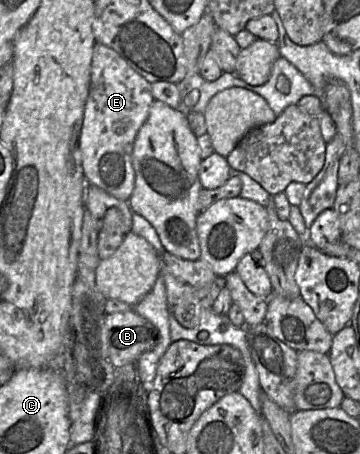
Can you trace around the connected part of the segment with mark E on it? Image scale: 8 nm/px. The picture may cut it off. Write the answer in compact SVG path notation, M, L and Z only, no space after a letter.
M98 42L94 44L89 93L79 137L86 184L96 185L119 200L129 201L135 185L135 172L131 160L133 144L139 129L148 118L150 107L154 101L151 84L147 80L136 73L113 49Z

